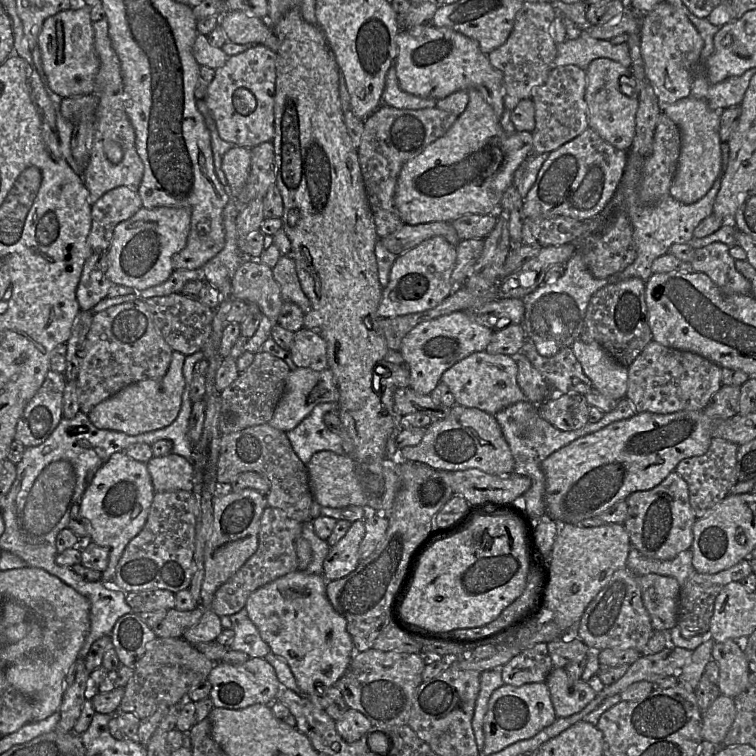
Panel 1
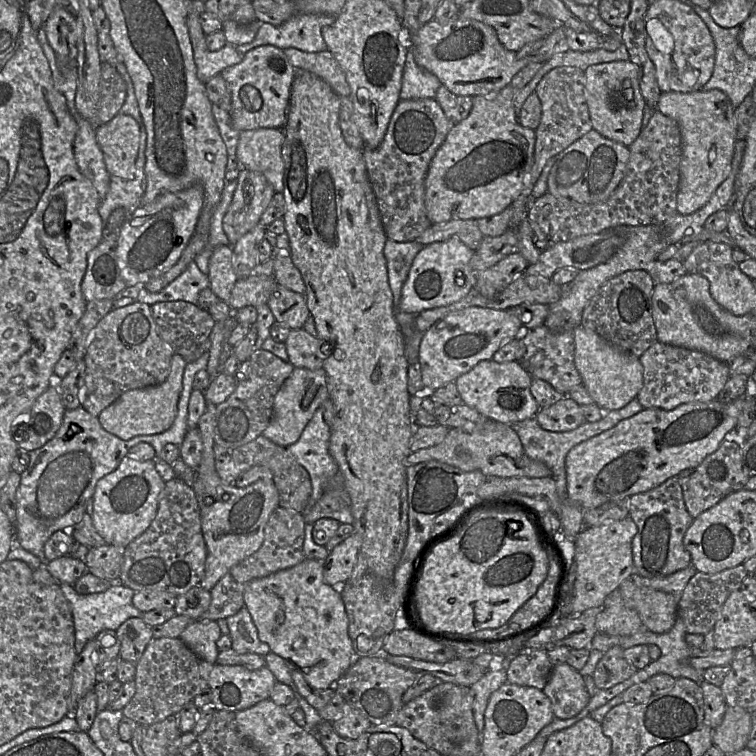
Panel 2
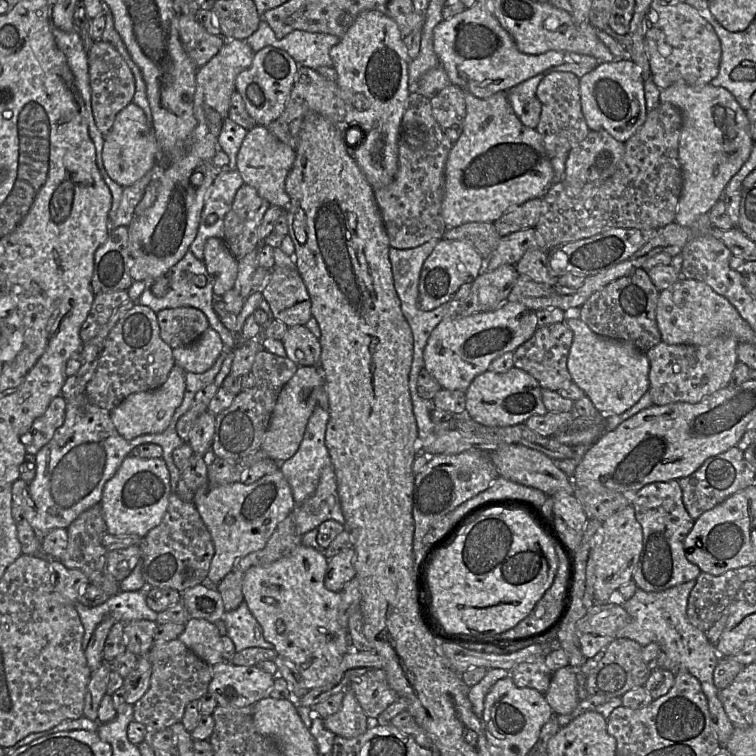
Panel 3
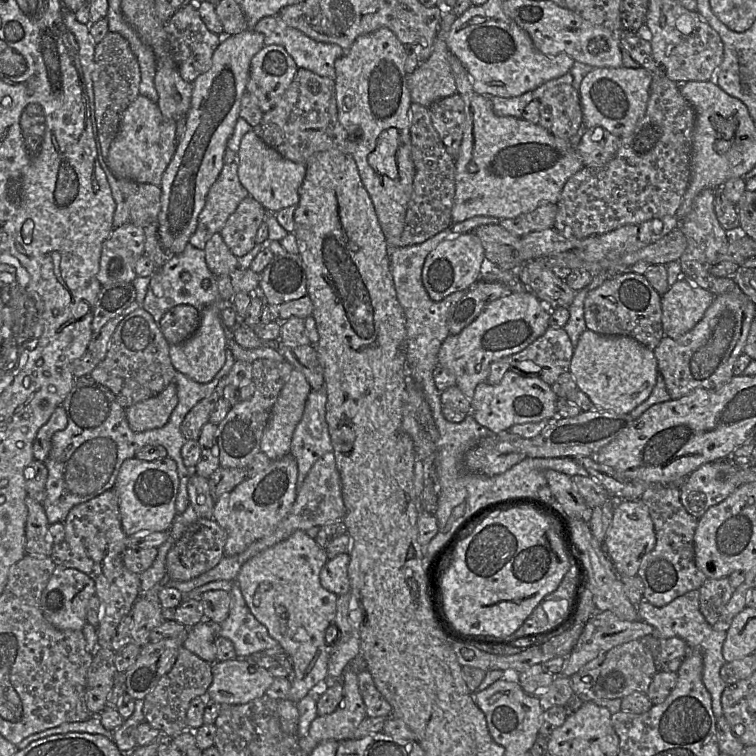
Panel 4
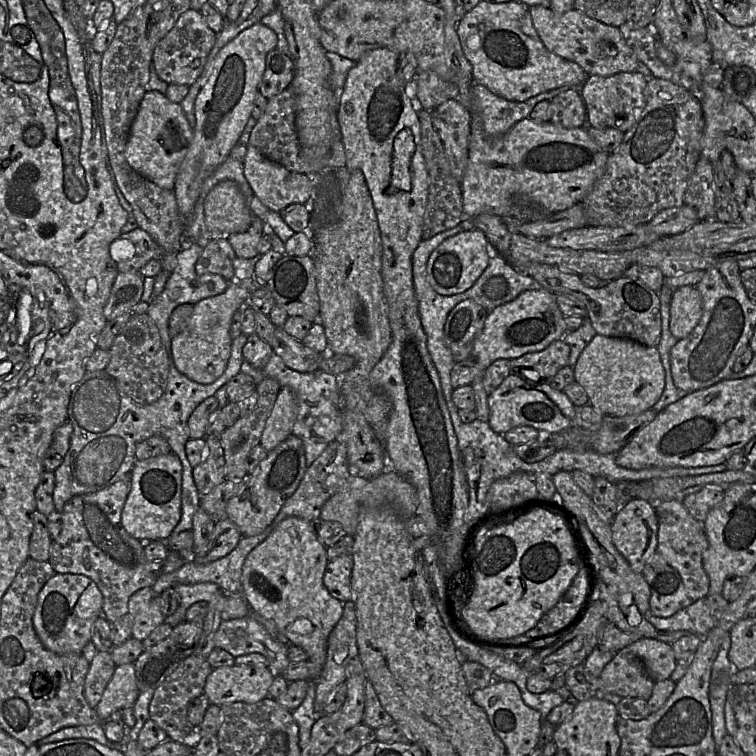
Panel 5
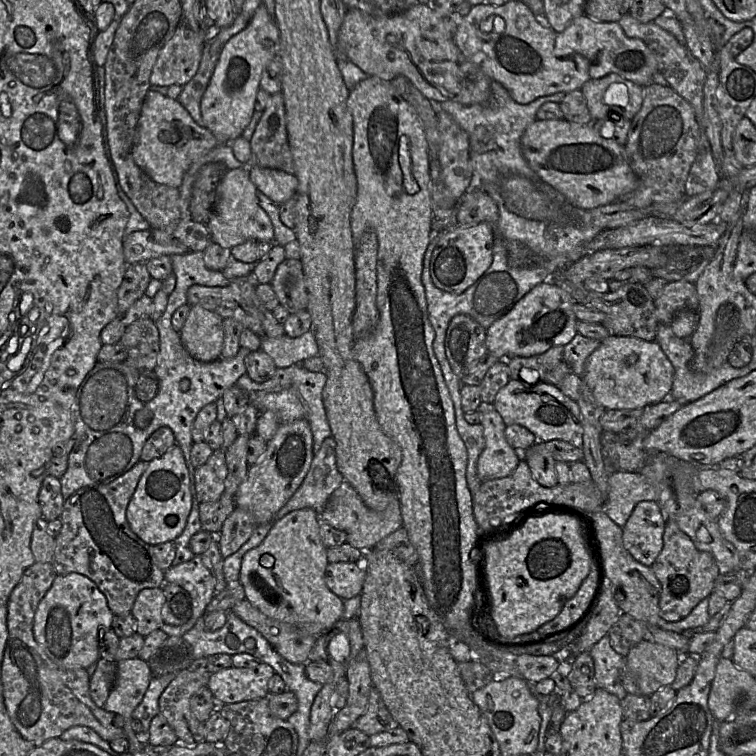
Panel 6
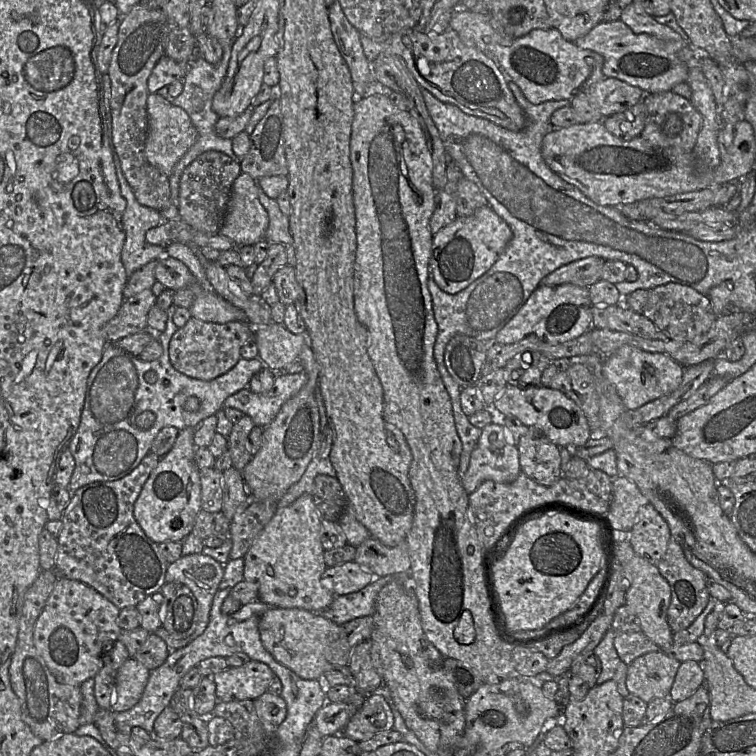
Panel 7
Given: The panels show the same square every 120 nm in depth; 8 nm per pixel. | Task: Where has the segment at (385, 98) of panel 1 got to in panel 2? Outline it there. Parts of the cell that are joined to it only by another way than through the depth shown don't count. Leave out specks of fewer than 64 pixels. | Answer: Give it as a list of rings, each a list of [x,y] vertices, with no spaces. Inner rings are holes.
[[[408,49],[403,71],[400,99],[435,99],[437,90],[441,85],[441,82],[433,73],[421,68],[416,63],[413,50]]]

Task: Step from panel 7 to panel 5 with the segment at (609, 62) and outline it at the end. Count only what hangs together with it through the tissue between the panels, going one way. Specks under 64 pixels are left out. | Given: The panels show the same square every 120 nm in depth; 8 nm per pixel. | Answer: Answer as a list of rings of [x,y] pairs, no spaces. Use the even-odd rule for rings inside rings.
[[[529,7],[533,25],[544,46],[552,53],[579,64],[589,76],[610,76],[635,72],[639,63],[634,50],[627,45],[619,27],[604,24],[575,9],[558,14],[549,7]]]

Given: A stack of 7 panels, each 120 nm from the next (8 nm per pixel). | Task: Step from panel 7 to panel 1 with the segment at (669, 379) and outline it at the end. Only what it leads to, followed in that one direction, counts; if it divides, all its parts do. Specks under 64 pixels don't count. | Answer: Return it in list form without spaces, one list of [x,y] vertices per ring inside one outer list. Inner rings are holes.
[[[578,338],[572,344],[572,350],[594,389],[616,401],[626,398],[627,367],[618,363],[597,343],[585,343]]]

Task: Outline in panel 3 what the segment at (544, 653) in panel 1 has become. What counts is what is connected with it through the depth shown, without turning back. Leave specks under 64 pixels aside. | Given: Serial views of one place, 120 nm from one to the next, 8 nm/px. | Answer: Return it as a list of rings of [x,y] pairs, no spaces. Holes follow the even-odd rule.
[[[546,657],[534,662],[523,662],[510,670],[510,677],[519,688],[533,688],[545,694],[549,688],[552,672],[546,665]]]

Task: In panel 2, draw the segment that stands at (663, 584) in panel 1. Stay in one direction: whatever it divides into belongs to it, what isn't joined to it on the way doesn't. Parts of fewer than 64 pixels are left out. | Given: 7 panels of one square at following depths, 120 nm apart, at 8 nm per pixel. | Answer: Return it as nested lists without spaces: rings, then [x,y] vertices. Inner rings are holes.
[[[632,579],[624,580],[618,589],[625,605],[637,611],[648,630],[662,634],[674,626],[677,619],[678,599],[672,594],[637,586]]]

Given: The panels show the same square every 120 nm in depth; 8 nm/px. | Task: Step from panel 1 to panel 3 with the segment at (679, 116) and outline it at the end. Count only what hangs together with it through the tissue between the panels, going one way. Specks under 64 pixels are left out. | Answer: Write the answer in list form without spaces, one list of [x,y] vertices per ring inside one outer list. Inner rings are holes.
[[[674,84],[660,91],[659,101],[672,104],[682,115],[678,158],[683,184],[674,222],[690,226],[723,198],[724,188],[749,158],[754,141],[746,112],[723,87]]]

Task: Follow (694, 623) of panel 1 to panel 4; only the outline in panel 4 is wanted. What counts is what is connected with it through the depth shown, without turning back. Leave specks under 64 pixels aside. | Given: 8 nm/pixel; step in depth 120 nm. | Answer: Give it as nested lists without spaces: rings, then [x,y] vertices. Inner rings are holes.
[[[728,577],[707,578],[699,588],[699,609],[711,626],[718,622],[733,592],[734,589],[731,587]]]

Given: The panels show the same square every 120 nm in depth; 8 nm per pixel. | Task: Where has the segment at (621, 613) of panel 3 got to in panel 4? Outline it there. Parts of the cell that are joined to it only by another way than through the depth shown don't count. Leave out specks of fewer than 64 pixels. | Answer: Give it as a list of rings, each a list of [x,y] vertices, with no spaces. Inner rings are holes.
[[[598,611],[584,626],[575,648],[566,658],[561,674],[572,677],[599,653],[652,636],[653,630],[651,625],[642,620],[621,620],[611,611]]]

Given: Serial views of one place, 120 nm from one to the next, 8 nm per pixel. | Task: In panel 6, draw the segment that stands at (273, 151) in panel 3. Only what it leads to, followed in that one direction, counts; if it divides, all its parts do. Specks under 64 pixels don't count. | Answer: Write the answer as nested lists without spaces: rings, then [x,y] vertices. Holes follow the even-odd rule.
[[[249,165],[248,171],[257,190],[276,205],[281,205],[295,195],[298,180],[294,174],[256,165]]]

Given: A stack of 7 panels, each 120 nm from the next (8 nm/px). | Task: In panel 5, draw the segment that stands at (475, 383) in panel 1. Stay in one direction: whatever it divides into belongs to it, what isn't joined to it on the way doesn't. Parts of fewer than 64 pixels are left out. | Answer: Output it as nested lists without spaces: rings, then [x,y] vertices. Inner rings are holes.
[[[511,372],[487,397],[488,424],[501,435],[519,426],[531,426],[543,435],[550,435],[574,425],[575,406],[563,391],[553,389],[545,380],[531,384],[520,375]]]

